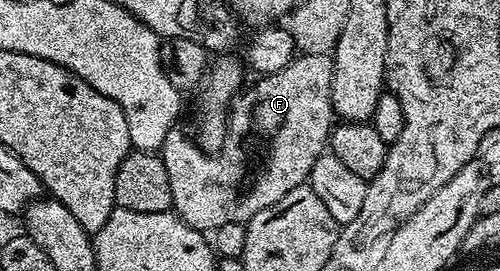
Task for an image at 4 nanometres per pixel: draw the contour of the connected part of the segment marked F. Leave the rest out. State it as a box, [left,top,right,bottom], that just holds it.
[162,55,334,234]

